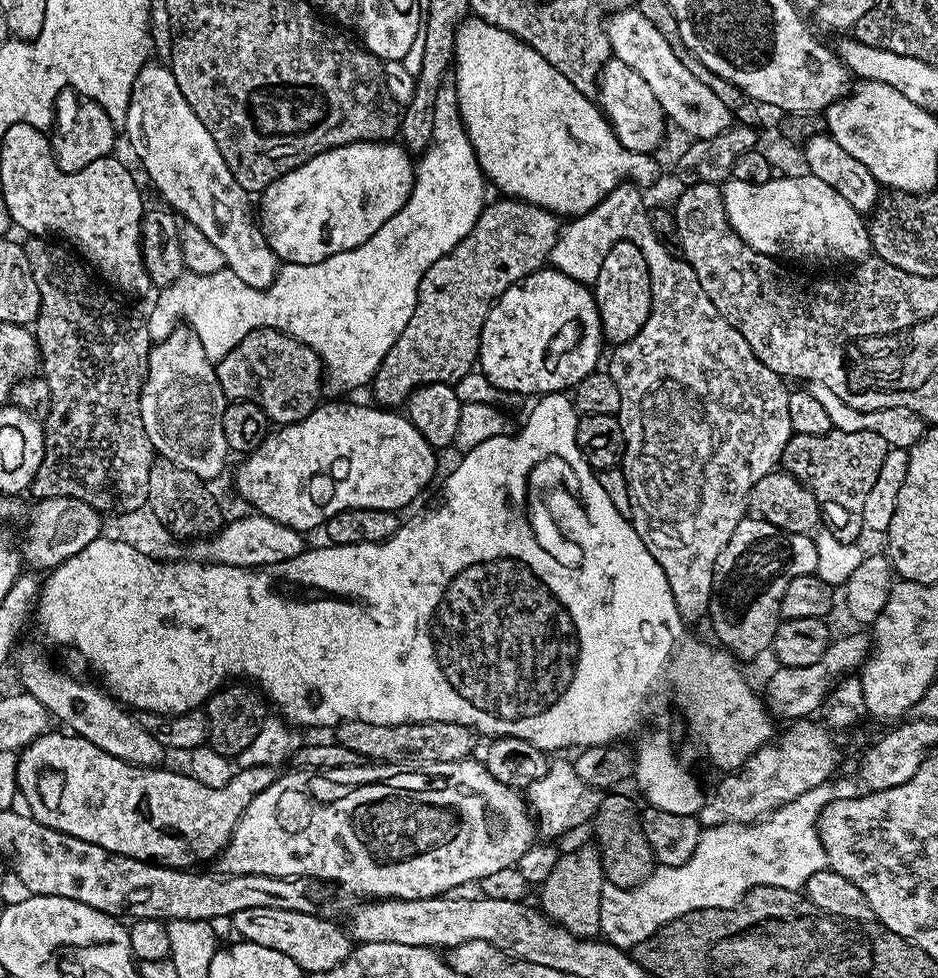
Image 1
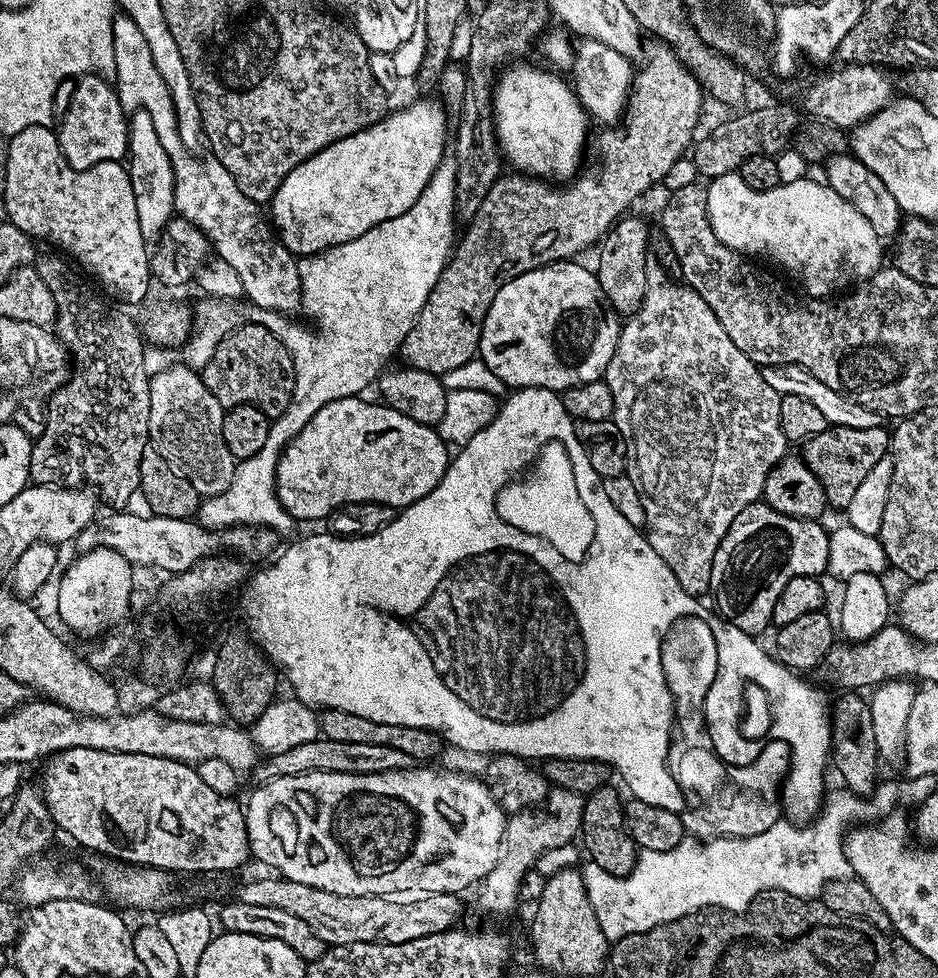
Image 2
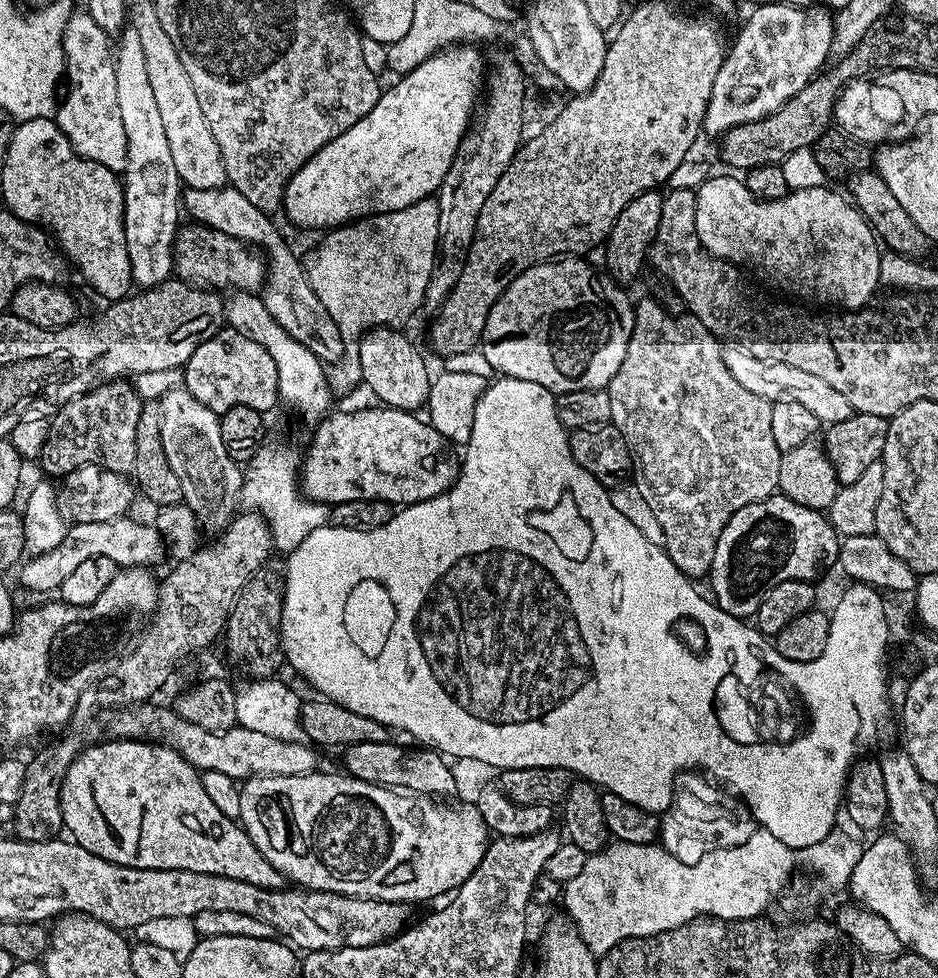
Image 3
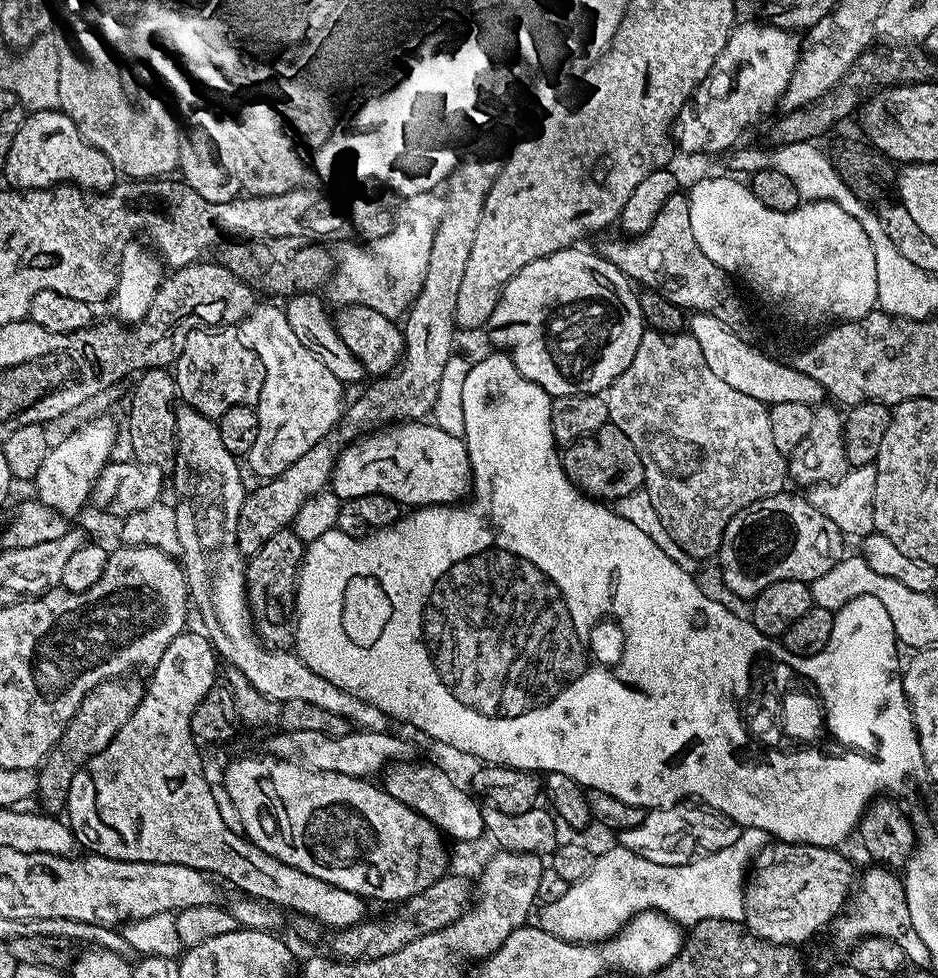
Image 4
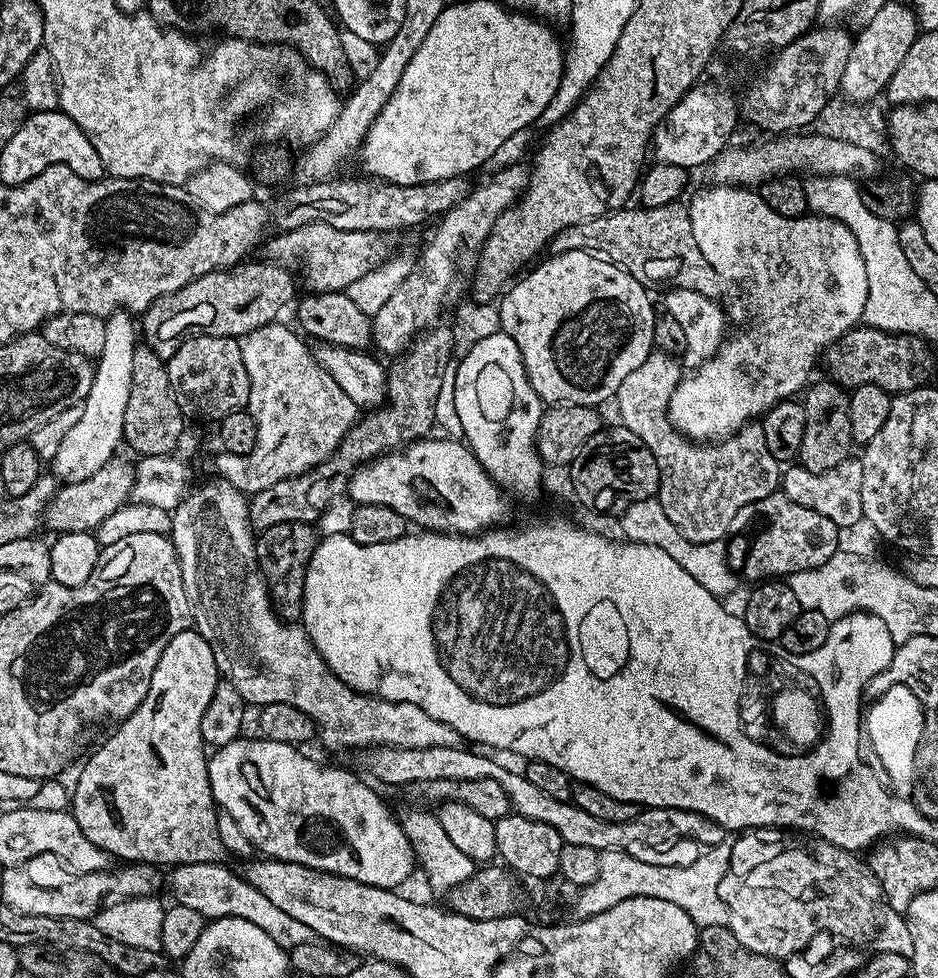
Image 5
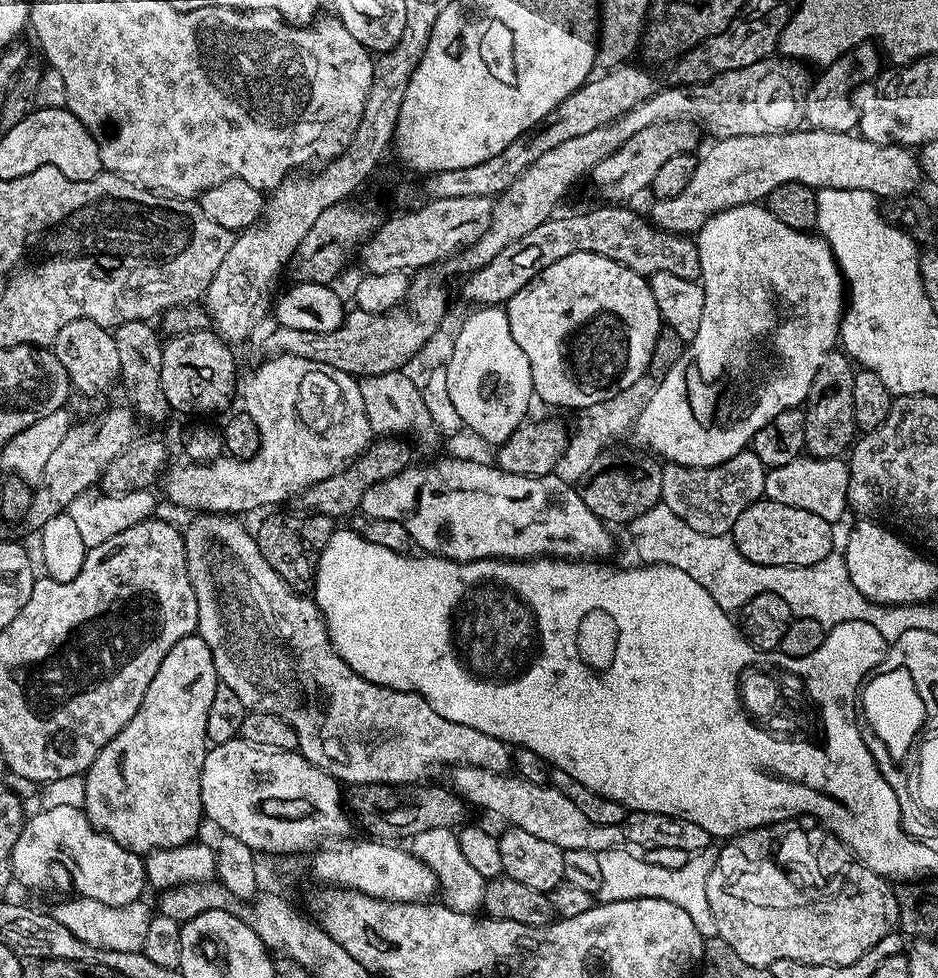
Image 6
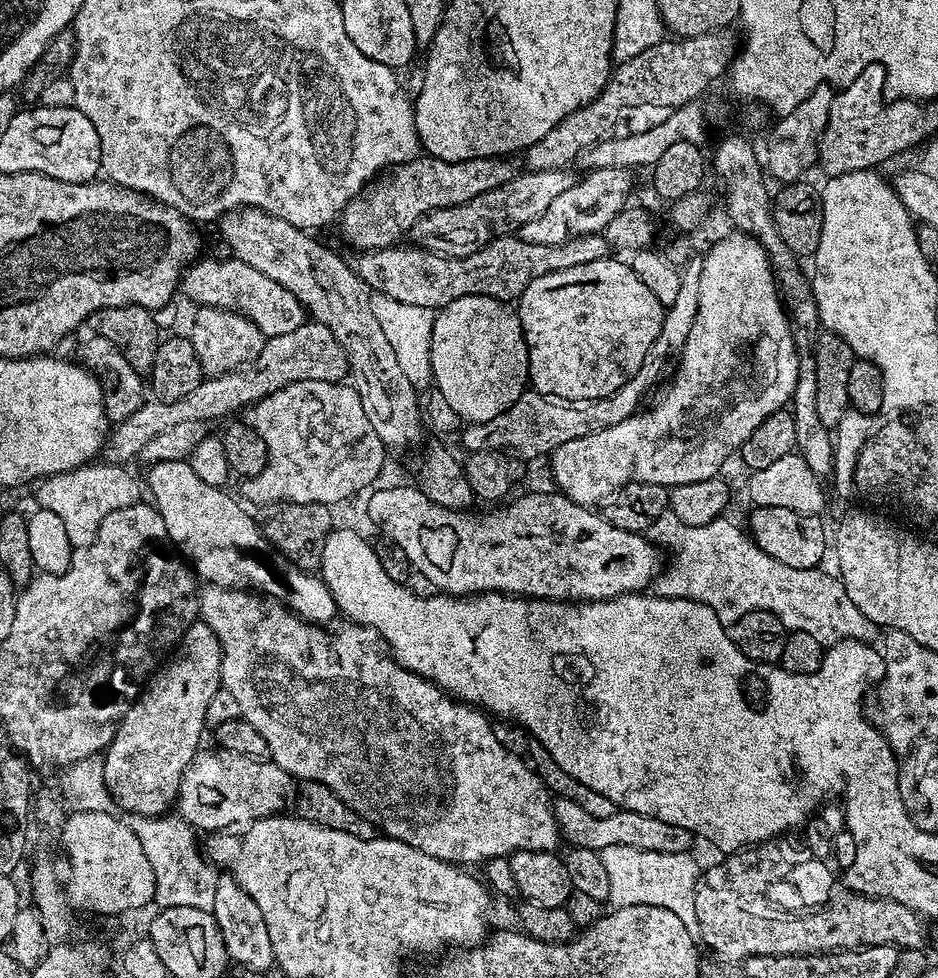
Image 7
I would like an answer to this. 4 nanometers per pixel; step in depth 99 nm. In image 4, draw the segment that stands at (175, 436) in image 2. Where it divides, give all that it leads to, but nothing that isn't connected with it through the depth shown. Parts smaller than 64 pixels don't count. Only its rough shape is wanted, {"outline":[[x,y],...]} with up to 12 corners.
{"outline":[[176,410],[178,560],[219,657],[268,700],[390,718],[268,648],[248,609],[237,457]]}

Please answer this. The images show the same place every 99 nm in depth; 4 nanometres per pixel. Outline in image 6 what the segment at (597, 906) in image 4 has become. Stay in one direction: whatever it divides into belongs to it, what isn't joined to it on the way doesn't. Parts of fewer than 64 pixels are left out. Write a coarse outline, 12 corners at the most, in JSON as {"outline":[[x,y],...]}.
{"outline":[[711,844],[670,868],[627,847],[598,852],[599,903],[662,898],[717,936]]}

